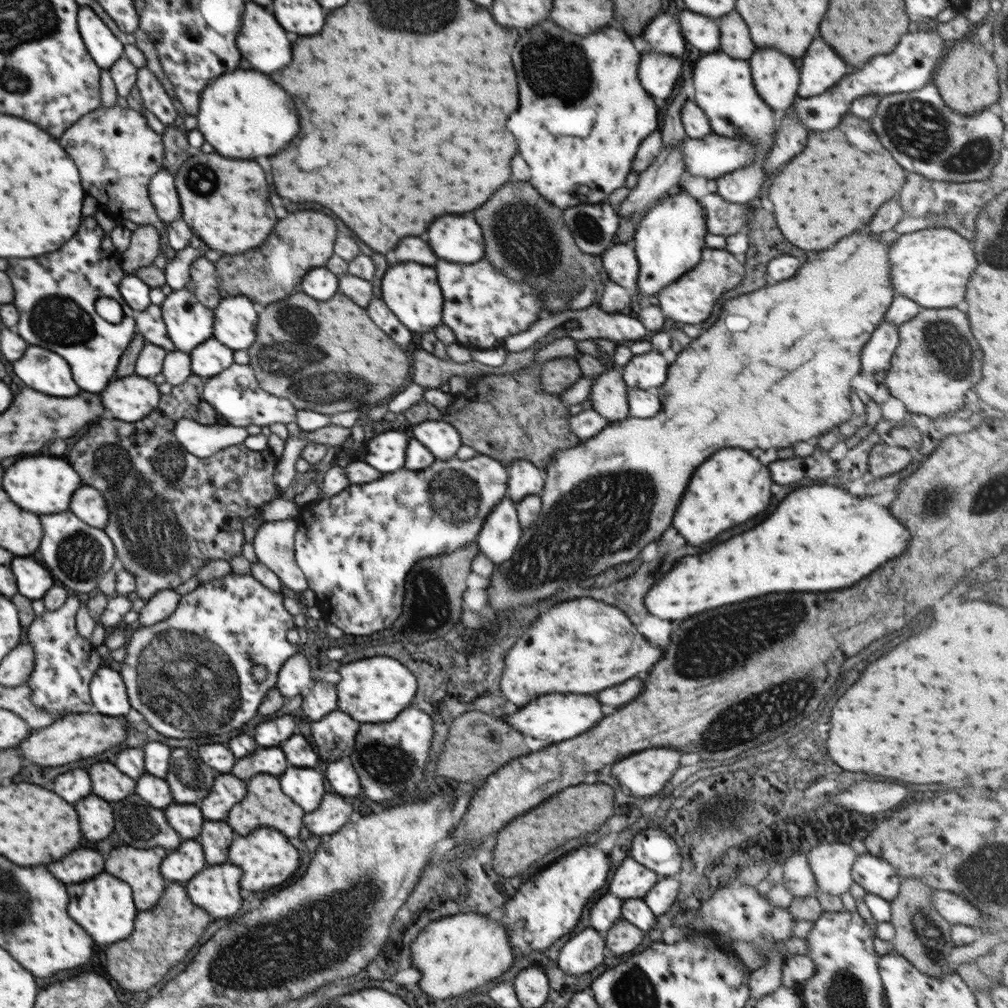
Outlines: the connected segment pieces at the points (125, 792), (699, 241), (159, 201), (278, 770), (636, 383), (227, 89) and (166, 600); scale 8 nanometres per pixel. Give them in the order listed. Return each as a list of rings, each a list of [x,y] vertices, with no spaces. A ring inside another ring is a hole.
[[[98,762],[90,770],[92,792],[109,803],[124,800],[128,795],[134,794],[137,782],[120,772],[110,762]]]
[[[673,191],[653,204],[640,218],[633,236],[635,256],[639,264],[638,293],[654,300],[658,291],[696,267],[706,248],[707,233],[704,207],[686,191]]]
[[[162,166],[150,180],[149,192],[159,220],[167,223],[167,227],[175,218],[181,218],[182,211],[175,188],[174,174]]]
[[[258,748],[254,754],[238,760],[232,774],[240,780],[250,780],[254,774],[280,776],[286,768],[288,762],[280,748]]]
[[[652,349],[642,355],[633,355],[622,368],[623,379],[627,388],[658,388],[666,382],[668,366],[662,352]]]
[[[234,70],[230,74],[221,74],[211,82],[200,95],[199,111],[195,115],[198,120],[197,130],[202,133],[206,142],[209,142],[216,153],[226,158],[242,158],[254,160],[256,156],[272,156],[280,152],[300,128],[298,110],[292,98],[268,76],[254,72],[254,70]]]
[[[165,588],[159,590],[154,596],[151,596],[148,603],[139,612],[140,616],[136,626],[150,627],[168,619],[176,611],[182,596],[174,588]]]

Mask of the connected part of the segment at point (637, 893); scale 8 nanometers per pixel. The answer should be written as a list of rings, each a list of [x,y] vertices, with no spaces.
[[[629,856],[616,869],[608,892],[622,900],[643,899],[660,878],[653,870]]]

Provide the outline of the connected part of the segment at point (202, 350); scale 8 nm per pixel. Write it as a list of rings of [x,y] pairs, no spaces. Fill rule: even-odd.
[[[214,337],[199,344],[189,355],[193,374],[199,377],[219,375],[234,364],[234,351]]]

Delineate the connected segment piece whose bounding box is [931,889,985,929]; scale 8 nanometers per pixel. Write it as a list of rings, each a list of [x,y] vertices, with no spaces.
[[[933,889],[931,899],[936,910],[951,925],[965,924],[977,929],[985,922],[985,916],[978,907],[953,892]]]

